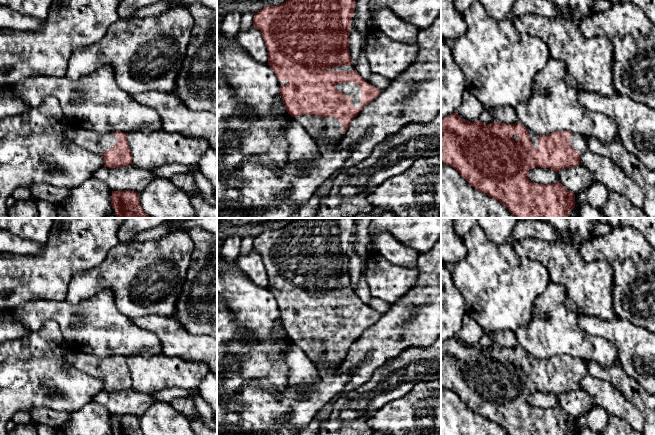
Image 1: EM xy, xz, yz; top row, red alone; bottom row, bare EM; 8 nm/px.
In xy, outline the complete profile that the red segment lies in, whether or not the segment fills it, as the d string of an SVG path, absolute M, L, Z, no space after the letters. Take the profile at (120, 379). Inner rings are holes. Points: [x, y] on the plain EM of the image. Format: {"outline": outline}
{"outline": "M75 352L72 365L81 372L100 378L105 391L115 392L132 388L127 357L117 355L100 359L84 352Z"}

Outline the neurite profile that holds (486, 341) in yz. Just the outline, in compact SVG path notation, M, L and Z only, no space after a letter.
M484 333L480 339L479 345L484 348L492 348L495 346L495 343L490 334Z

